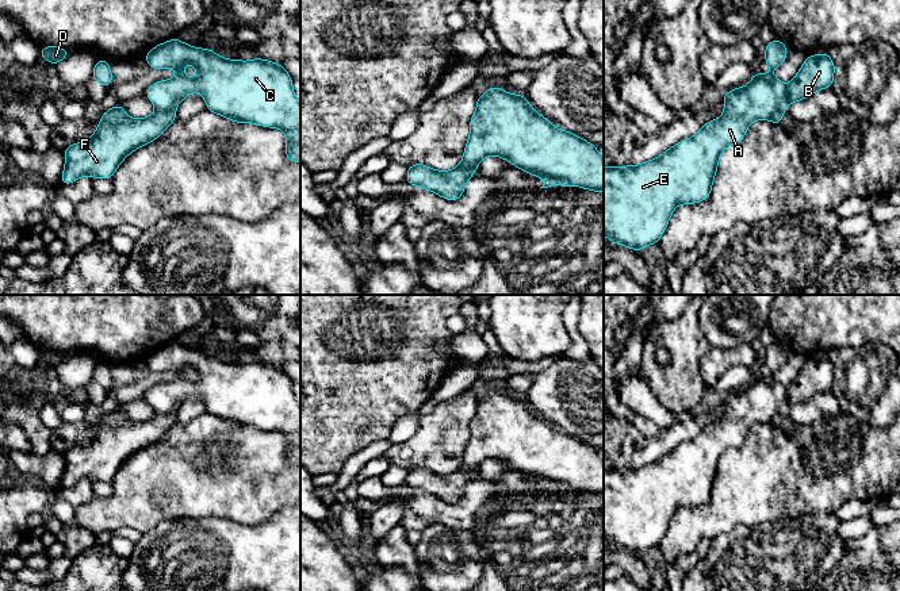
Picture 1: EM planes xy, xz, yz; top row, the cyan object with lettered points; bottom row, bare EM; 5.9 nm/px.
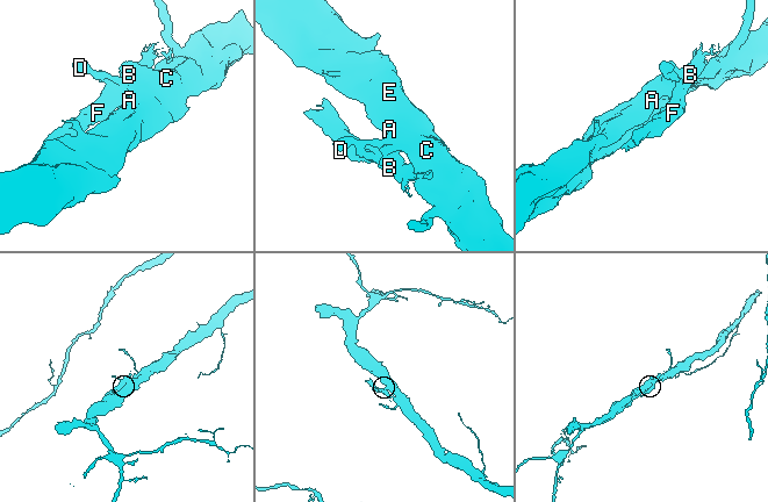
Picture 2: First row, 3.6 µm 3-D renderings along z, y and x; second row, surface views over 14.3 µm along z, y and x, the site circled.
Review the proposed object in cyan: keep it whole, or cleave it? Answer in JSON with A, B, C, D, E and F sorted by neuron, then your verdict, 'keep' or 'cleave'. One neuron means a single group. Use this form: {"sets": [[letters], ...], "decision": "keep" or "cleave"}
{"sets": [["A", "C", "D", "E"], ["B", "F"]], "decision": "cleave"}

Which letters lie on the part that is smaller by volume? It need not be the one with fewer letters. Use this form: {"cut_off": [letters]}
{"cut_off": ["B", "F"]}

